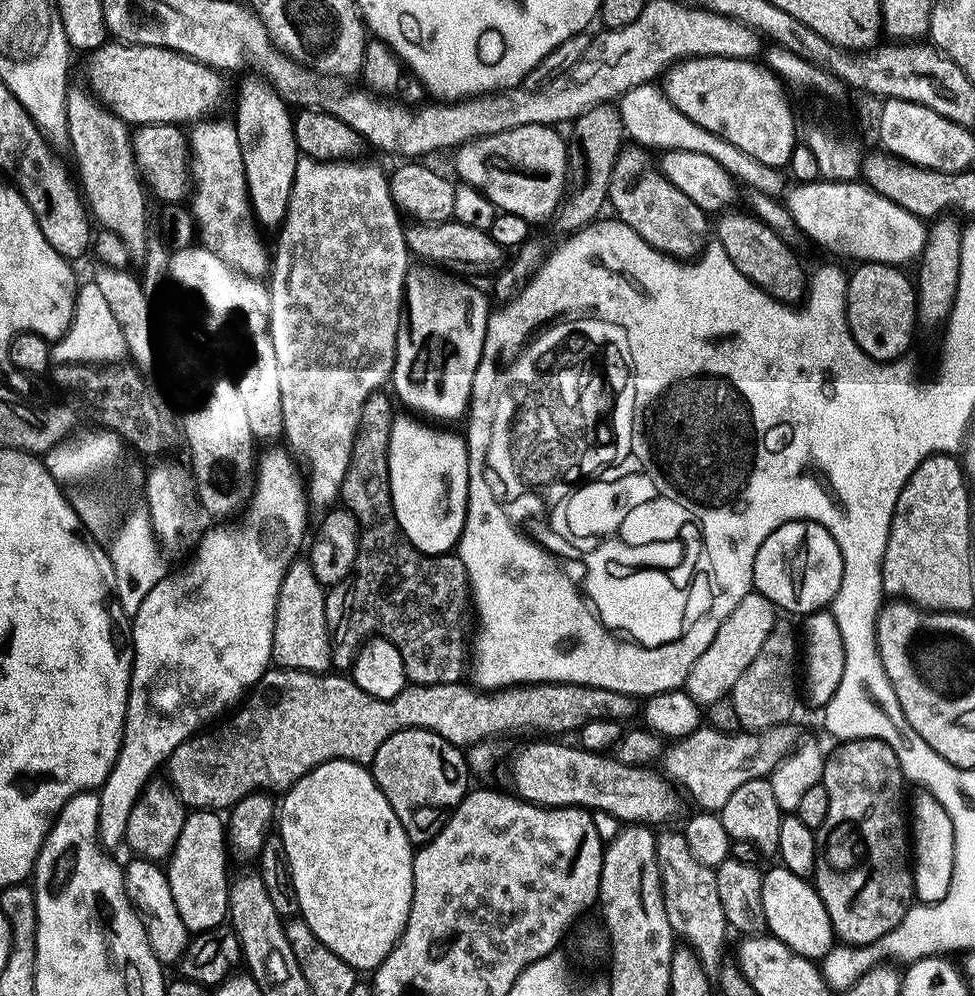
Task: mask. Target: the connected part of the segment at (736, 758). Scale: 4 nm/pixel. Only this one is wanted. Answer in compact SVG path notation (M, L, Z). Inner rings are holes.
M786 723L786 724L779 724L778 727L772 727L764 729L762 732L749 732L747 730L740 730L736 733L728 733L728 732L720 732L715 730L709 726L701 726L693 731L690 735L684 736L683 739L675 741L671 743L663 752L663 755L660 760L660 765L662 764L663 768L662 772L663 775L671 782L674 783L677 787L682 788L684 786L685 790L688 792L689 796L699 805L697 806L699 809L702 809L706 812L718 812L722 806L726 804L727 799L730 798L730 794L734 791L738 790L740 786L742 786L745 782L750 782L754 780L761 780L769 777L770 774L774 771L775 767L777 766L778 762L784 756L787 756L792 748L795 747L795 744L798 740L798 735L796 736L796 730L793 727L793 723Z

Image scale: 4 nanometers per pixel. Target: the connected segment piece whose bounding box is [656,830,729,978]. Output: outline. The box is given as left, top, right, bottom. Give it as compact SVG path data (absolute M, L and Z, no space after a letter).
M678 830L664 833L661 831L657 835L656 861L659 863L664 905L673 933L683 936L683 941L695 949L708 976L715 977L722 967L724 959L721 950L729 931L722 900L718 896L715 869L695 860L683 833Z

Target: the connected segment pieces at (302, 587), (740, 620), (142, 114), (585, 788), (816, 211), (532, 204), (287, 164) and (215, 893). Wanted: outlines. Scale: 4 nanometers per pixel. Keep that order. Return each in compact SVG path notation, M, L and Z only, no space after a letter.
M293 562L282 578L278 606L274 614L272 658L281 668L301 668L304 672L324 674L332 668L331 646L326 622L325 585L314 578L307 562Z
M755 590L748 592L746 597L738 602L729 618L719 627L713 642L691 667L685 680L685 691L693 701L707 706L731 693L735 682L758 654L767 634L775 631L774 614L776 615L775 605Z
M105 42L91 52L87 87L129 126L141 124L191 125L213 115L224 100L224 80L210 64L162 46Z
M536 738L533 744L528 744L525 748L520 748L516 752L516 757L512 760L512 788L511 791L520 799L525 800L528 804L537 804L543 808L582 808L591 810L593 813L605 812L615 818L617 822L623 822L625 825L642 824L645 826L657 826L663 820L668 820L671 816L676 816L680 812L680 800L676 797L677 789L663 775L650 772L647 767L636 767L634 765L622 765L622 763L613 760L611 757L596 753L588 752L587 749L581 746L574 746L571 748L568 744L560 744L564 742L557 742L552 738Z
M818 179L791 186L786 192L787 215L814 243L840 256L853 256L856 262L905 266L919 261L928 241L928 228L921 217L902 210L898 202L890 202L863 182Z
M535 124L467 140L454 152L459 179L479 190L493 209L518 214L529 222L555 217L570 180L568 145L556 132L555 127Z
M256 74L248 75L252 76L241 82L240 93L236 96L234 123L238 146L242 150L242 166L246 170L252 215L261 229L276 230L283 225L294 186L294 170L302 156L296 146L292 125L294 116L289 105L285 104L267 80Z
M192 810L184 817L182 834L166 861L169 888L178 915L189 934L210 931L228 920L228 860L226 820L216 810Z

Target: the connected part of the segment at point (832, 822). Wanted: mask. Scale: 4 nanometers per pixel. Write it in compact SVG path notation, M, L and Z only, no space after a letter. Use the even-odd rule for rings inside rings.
M846 740L835 745L833 752L827 753L824 761L824 779L826 794L830 794L830 810L826 810L826 822L822 822L820 828L815 829L816 833L816 869L812 871L811 879L814 881L816 892L822 898L822 906L826 906L826 914L832 923L832 935L841 945L859 946L862 944L872 944L875 940L880 940L902 918L907 914L909 908L913 907L916 891L912 881L913 869L910 867L910 828L906 823L906 800L904 804L904 787L906 781L904 772L900 768L898 758L890 746L881 740Z

